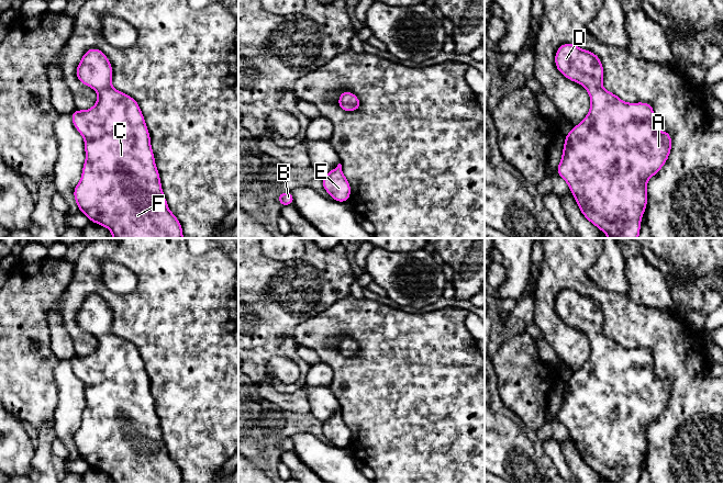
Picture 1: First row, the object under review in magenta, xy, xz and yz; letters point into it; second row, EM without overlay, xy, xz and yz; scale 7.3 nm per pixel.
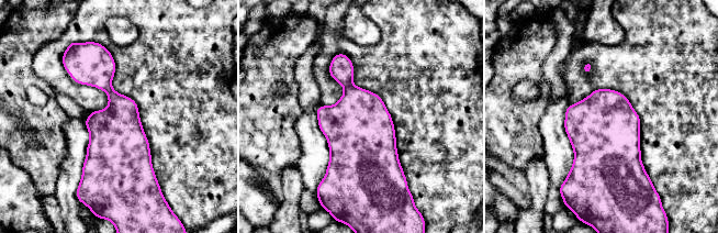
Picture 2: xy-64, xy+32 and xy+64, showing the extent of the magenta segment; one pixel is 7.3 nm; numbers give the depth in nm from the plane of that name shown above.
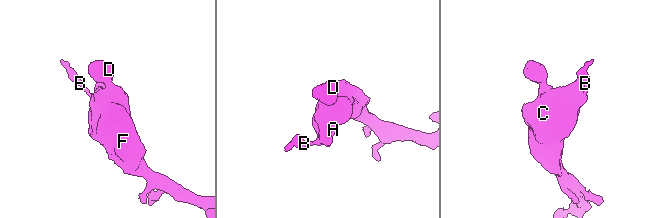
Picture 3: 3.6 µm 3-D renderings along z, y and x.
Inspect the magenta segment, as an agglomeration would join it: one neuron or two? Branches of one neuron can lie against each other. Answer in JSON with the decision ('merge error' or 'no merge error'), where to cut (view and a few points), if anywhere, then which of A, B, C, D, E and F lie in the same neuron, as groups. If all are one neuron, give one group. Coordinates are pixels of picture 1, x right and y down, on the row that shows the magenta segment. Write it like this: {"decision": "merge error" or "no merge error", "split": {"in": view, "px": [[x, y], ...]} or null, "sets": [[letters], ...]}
{"decision": "no merge error", "split": null, "sets": [["A", "B", "C", "D", "E", "F"]]}

